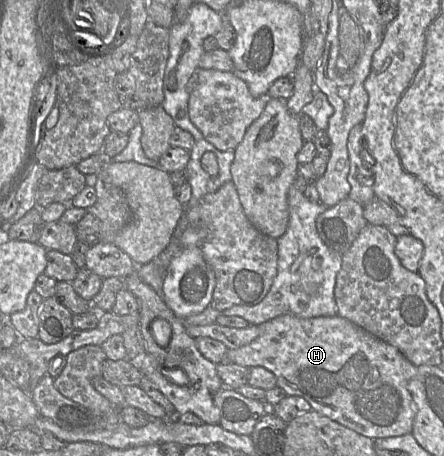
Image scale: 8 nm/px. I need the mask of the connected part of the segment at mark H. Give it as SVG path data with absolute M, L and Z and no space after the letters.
M283 314L259 325L259 336L251 343L237 349L228 349L224 362L234 363L248 368L264 367L271 371L277 379L277 386L282 388L287 396L299 396L311 405L312 410L327 416L333 421L372 440L401 436L412 433L415 418L415 407L411 393L408 390L409 381L416 375L417 366L413 365L397 348L369 334L349 320L336 315L331 317L302 318L293 314Z

